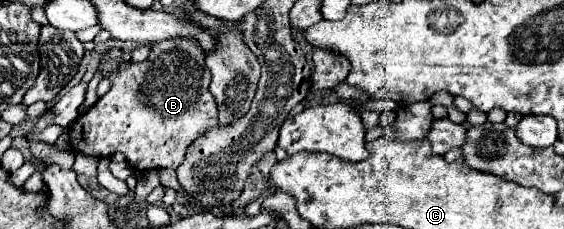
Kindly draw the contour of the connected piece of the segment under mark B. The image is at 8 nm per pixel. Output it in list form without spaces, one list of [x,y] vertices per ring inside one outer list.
[[[165,40],[155,44],[149,58],[143,62],[121,62],[109,72],[111,90],[95,102],[95,106],[79,116],[71,126],[71,146],[77,152],[95,158],[107,158],[115,152],[125,154],[127,162],[137,170],[177,168],[187,154],[187,148],[217,124],[217,106],[209,92],[211,72],[205,66],[205,54],[193,40]]]

